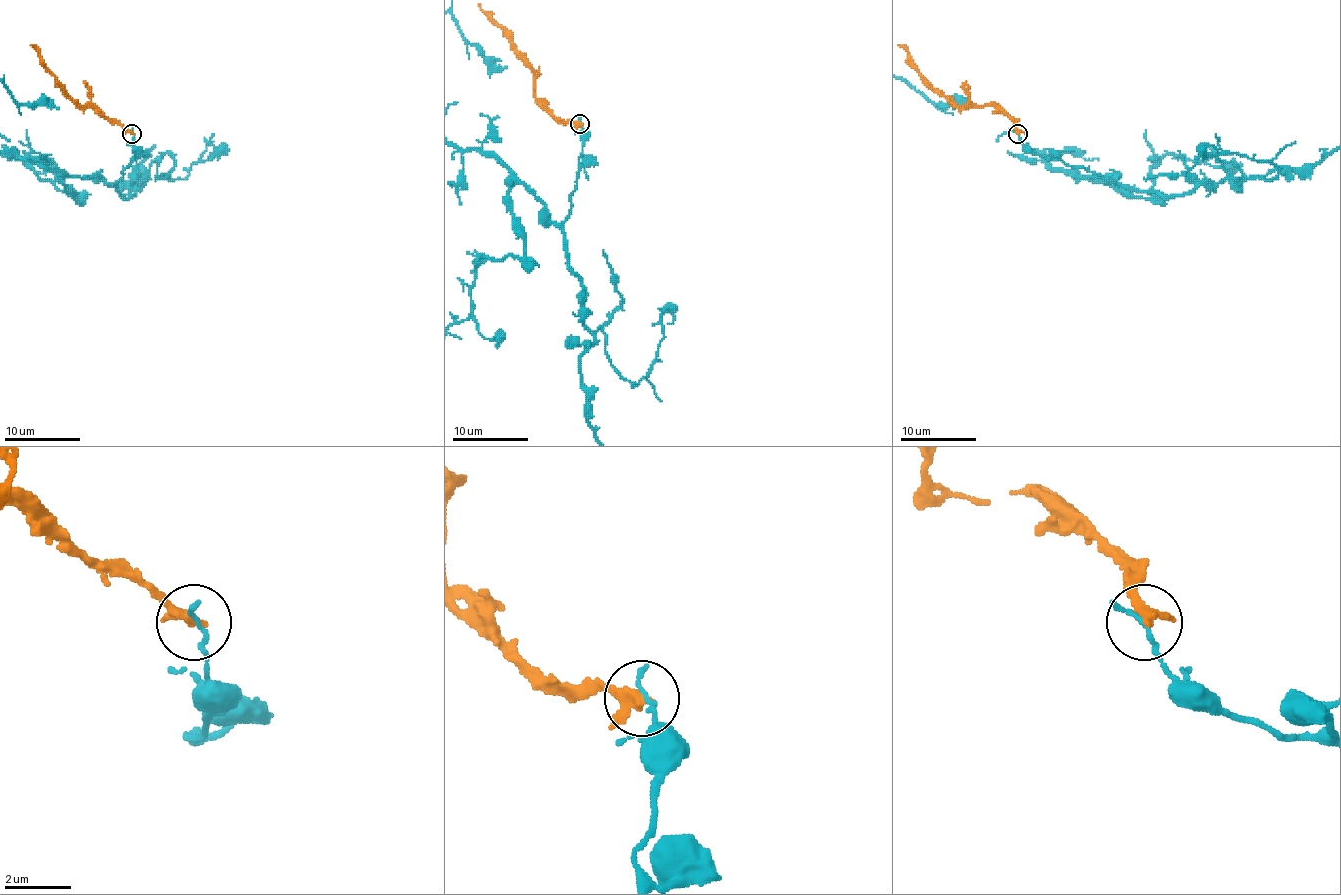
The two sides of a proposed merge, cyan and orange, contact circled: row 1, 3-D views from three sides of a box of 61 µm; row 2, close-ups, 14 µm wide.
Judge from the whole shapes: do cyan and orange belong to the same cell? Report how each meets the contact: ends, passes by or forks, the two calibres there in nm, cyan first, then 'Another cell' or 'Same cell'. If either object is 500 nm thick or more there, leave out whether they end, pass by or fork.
At the ring cyan ends. At the ring orange ends. Thickness 130 nm (cyan) against 360 nm. Another cell

